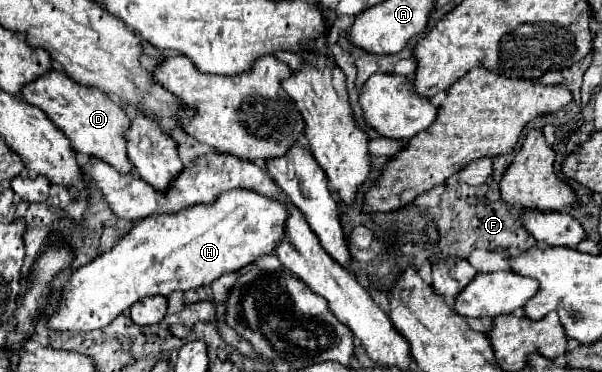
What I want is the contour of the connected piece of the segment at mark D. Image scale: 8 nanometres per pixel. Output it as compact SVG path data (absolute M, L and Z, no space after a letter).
M51 69L39 79L27 83L21 95L29 105L39 107L55 123L55 127L67 135L73 151L83 155L93 155L109 163L111 167L119 169L119 173L133 173L133 165L129 163L127 143L125 143L127 141L125 131L129 129L131 119L125 113L125 109L119 107L115 101L111 101L107 95L103 95L97 89L87 89L77 85L73 79L69 79L65 73L57 69Z

